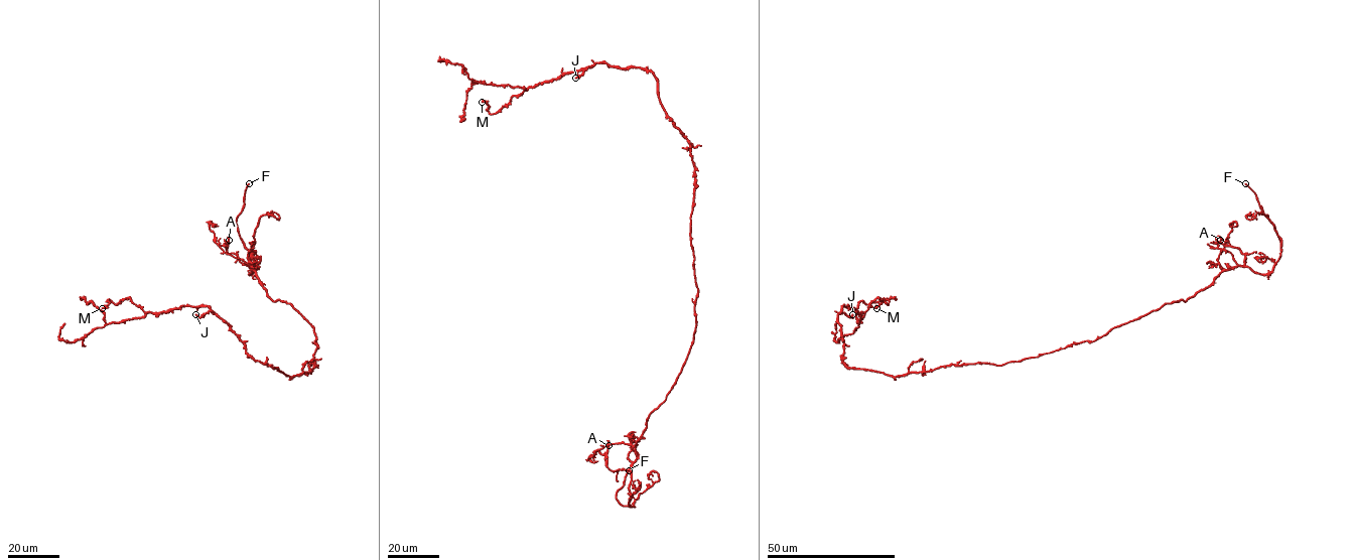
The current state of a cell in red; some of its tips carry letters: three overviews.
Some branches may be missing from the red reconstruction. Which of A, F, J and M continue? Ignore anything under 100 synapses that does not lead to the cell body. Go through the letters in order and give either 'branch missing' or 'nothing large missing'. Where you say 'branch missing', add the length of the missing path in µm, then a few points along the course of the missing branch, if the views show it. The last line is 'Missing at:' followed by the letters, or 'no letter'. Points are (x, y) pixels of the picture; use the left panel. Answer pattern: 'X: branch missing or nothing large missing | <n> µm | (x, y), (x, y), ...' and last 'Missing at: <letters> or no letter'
A: nothing large missing
F: branch missing | 20 µm | (249, 183), (251, 181), (243, 170), (252, 156)
J: nothing large missing
M: nothing large missing
Missing at: F

